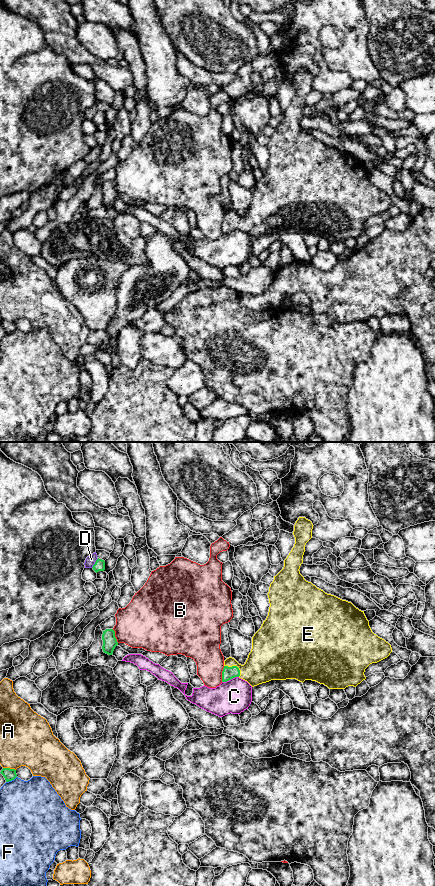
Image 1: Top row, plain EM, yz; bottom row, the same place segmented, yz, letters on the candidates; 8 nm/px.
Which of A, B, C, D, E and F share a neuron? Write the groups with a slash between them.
A / B / C / D / E / F

